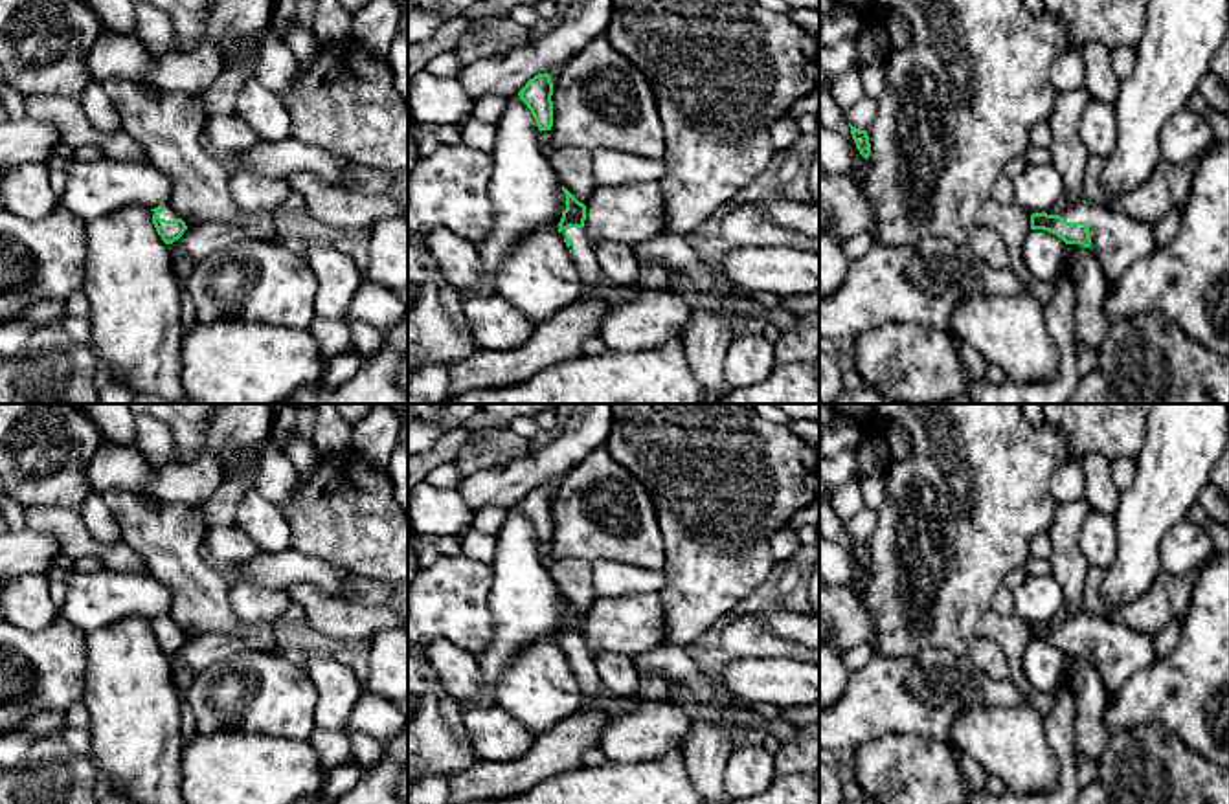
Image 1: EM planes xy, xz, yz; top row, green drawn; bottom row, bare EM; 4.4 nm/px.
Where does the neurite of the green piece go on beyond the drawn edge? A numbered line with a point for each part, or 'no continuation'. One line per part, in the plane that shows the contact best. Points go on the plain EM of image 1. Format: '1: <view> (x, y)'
1: yz (1117, 652)

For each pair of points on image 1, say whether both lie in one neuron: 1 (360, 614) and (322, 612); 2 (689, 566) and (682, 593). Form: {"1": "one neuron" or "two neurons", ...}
{"1": "one neuron", "2": "one neuron"}

